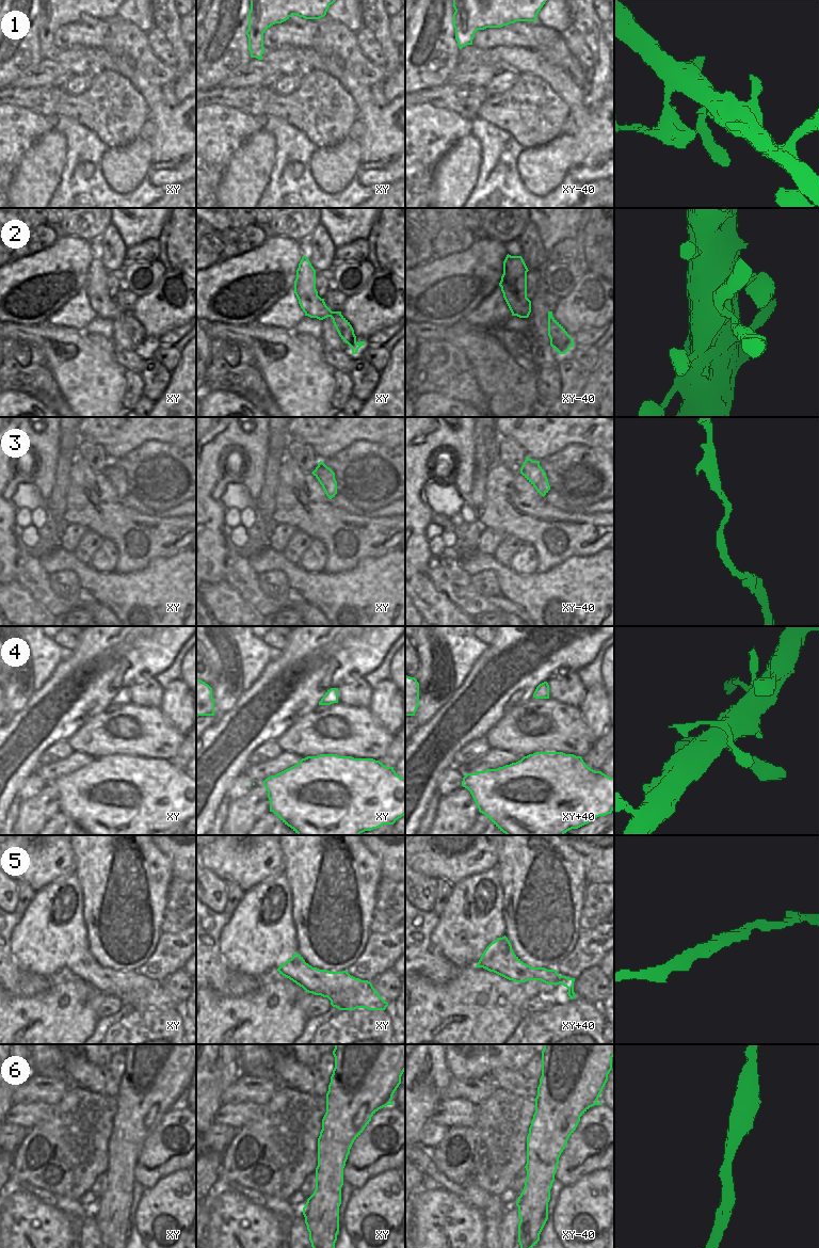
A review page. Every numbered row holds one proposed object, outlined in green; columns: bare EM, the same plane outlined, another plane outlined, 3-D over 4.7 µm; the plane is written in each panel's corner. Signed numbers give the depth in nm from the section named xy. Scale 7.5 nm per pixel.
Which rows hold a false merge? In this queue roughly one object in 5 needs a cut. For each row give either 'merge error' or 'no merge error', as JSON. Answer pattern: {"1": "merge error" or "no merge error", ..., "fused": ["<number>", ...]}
{"1": "no merge error", "2": "no merge error", "3": "no merge error", "4": "no merge error", "5": "no merge error", "6": "no merge error", "fused": []}

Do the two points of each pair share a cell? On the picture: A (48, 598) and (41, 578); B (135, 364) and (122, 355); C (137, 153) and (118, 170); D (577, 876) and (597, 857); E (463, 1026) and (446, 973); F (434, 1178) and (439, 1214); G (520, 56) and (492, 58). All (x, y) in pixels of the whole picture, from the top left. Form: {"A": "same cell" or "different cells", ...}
{"A": "same cell", "B": "same cell", "C": "same cell", "D": "different cells", "E": "different cells", "F": "different cells", "G": "same cell"}

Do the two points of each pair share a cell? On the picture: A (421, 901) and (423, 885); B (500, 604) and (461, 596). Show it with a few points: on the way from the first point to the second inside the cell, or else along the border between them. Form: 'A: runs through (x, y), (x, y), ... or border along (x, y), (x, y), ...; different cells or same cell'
A: runs through (421, 897), (421, 890); same cell
B: runs through (491, 604), (474, 604), (470, 602); same cell

